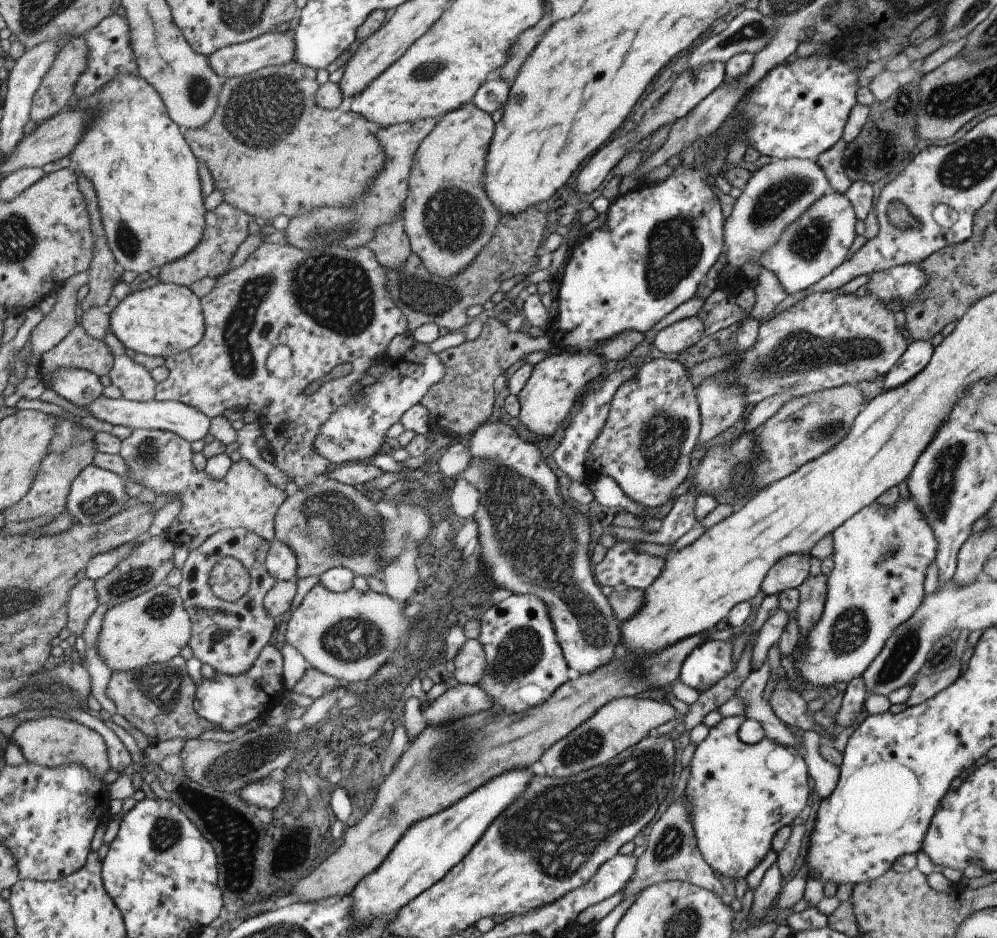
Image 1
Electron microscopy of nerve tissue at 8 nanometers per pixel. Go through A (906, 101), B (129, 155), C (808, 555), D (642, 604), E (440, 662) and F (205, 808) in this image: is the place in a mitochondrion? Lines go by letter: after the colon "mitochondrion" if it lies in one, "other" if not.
A: mitochondrion
B: other
C: other
D: other
E: other
F: mitochondrion

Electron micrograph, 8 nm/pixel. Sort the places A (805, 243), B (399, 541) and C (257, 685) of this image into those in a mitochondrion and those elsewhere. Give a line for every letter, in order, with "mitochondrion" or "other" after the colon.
A: mitochondrion
B: mitochondrion
C: other

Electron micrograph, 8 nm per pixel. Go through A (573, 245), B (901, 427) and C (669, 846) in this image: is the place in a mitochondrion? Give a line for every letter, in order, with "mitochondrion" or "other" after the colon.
A: other
B: other
C: mitochondrion

